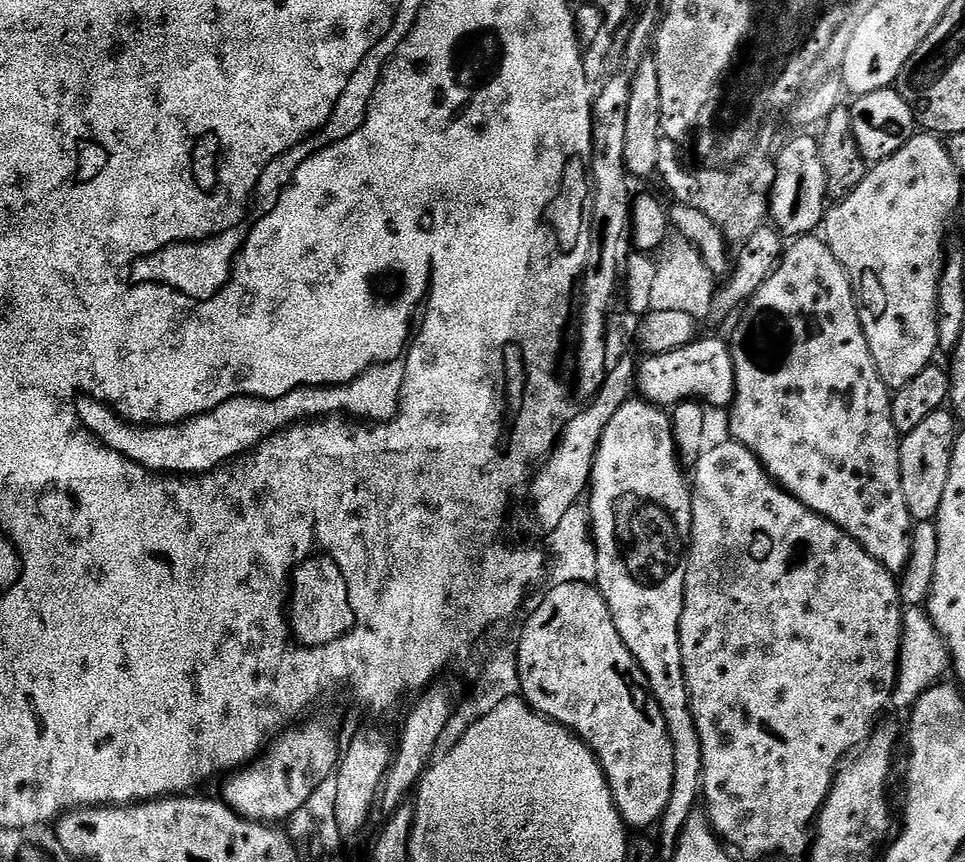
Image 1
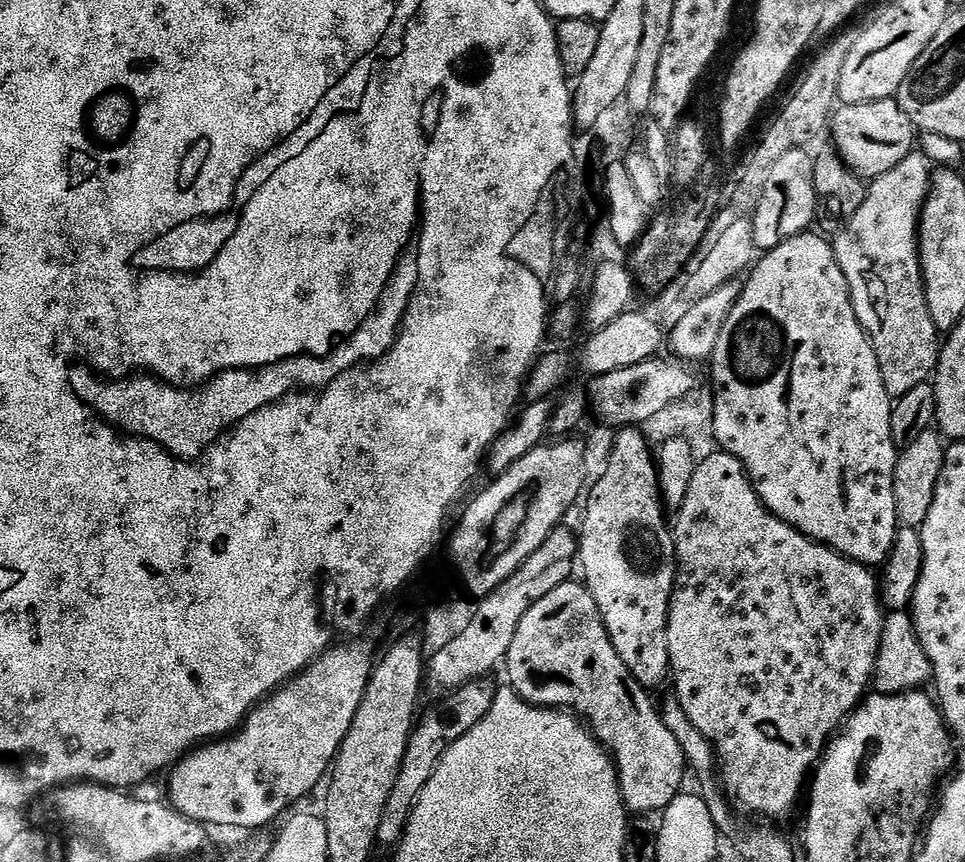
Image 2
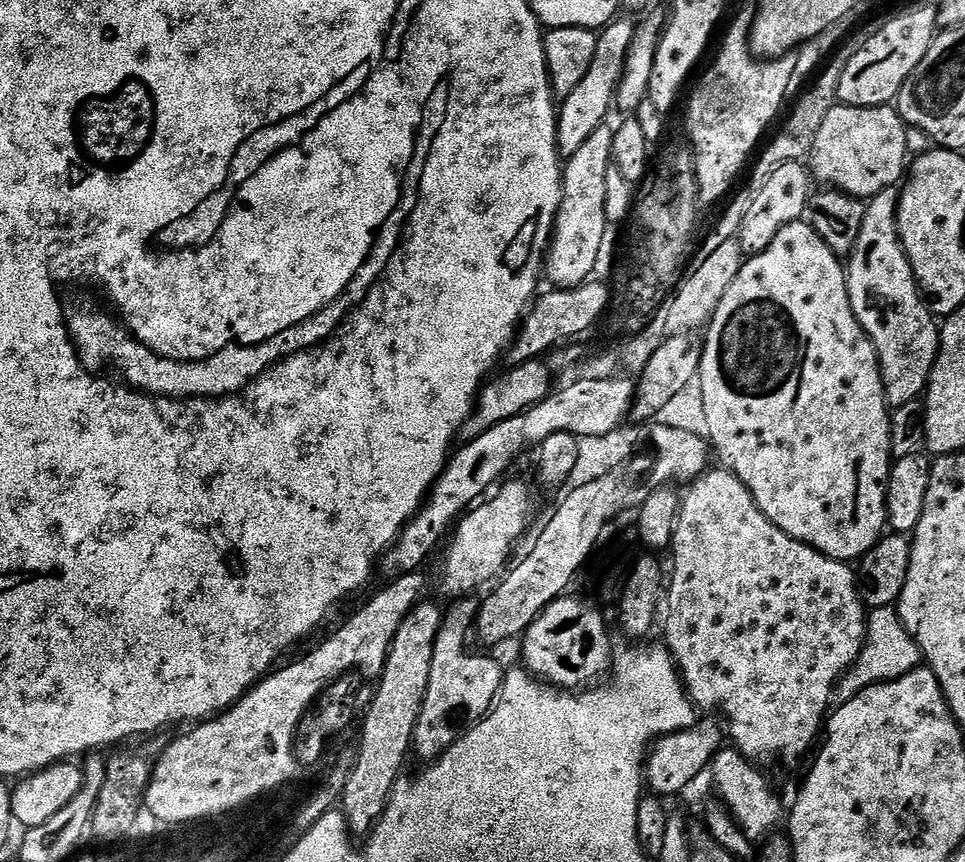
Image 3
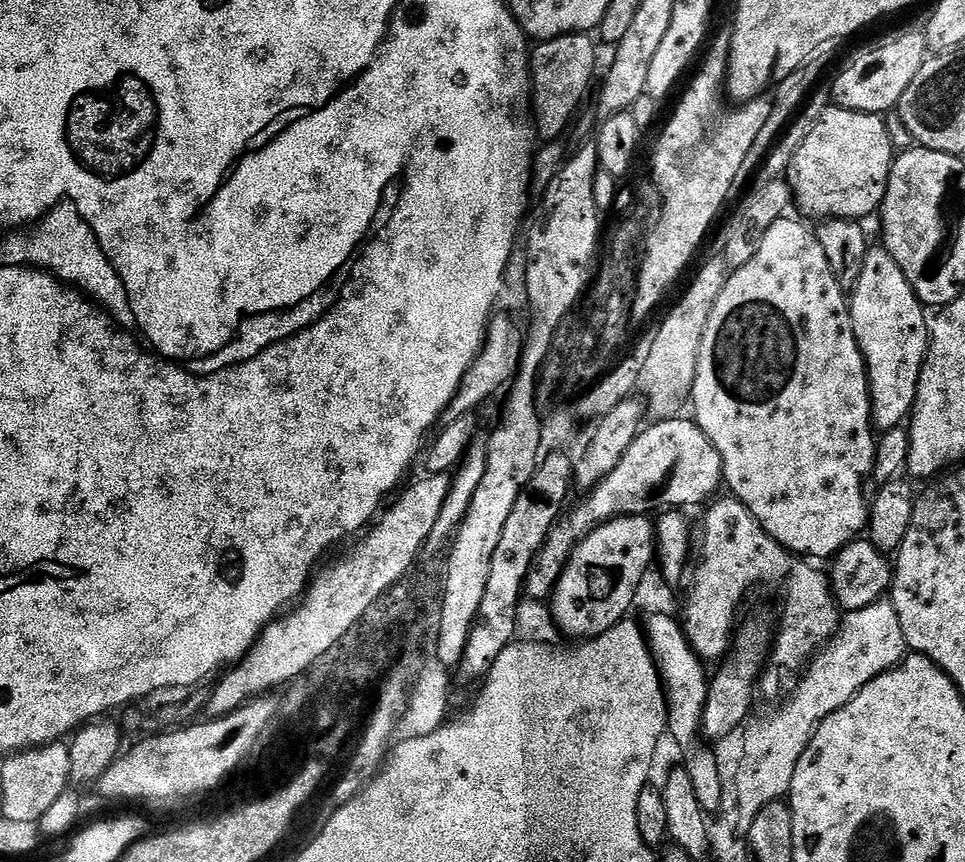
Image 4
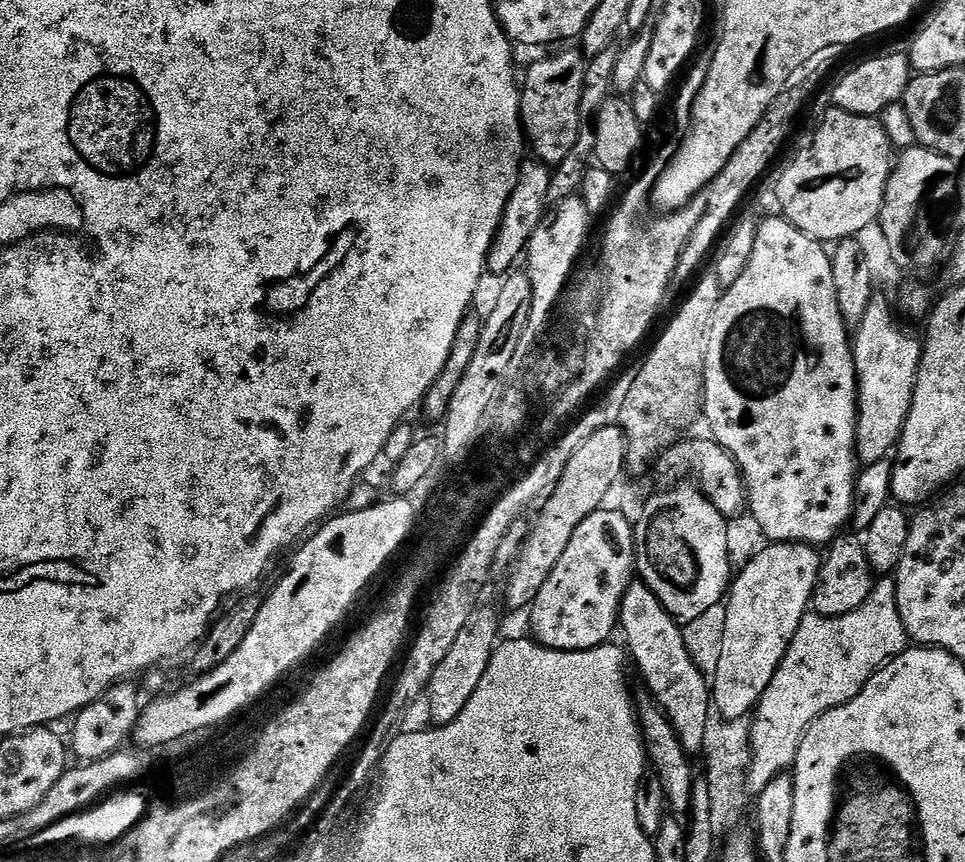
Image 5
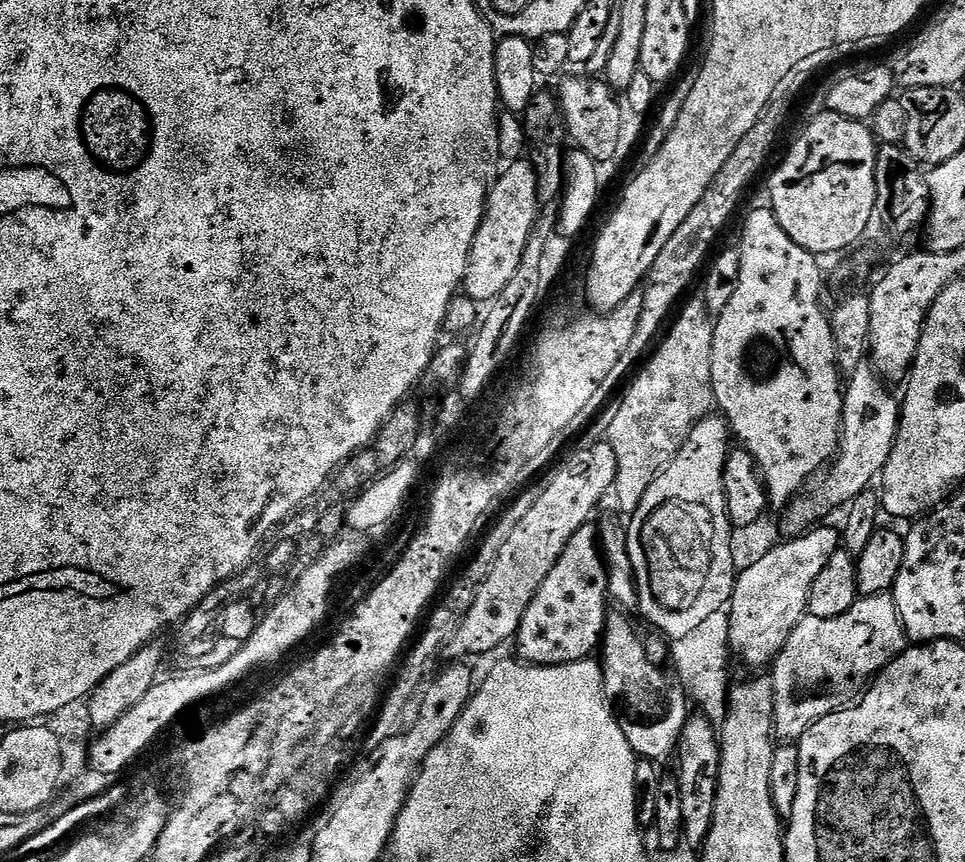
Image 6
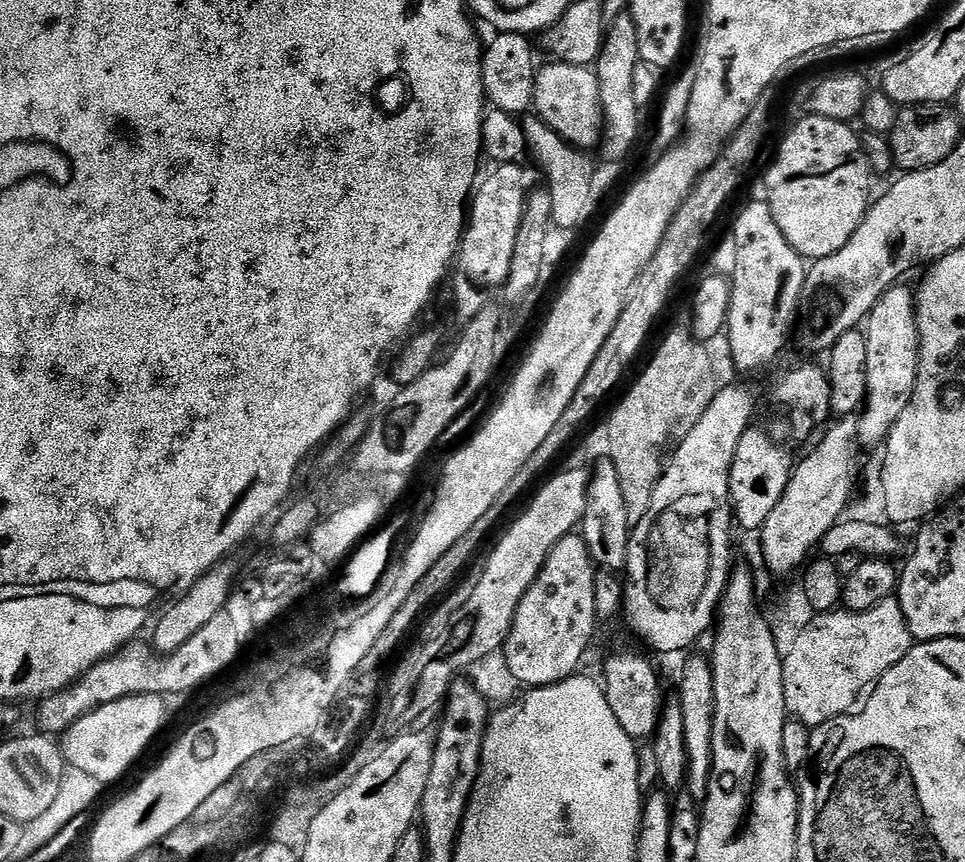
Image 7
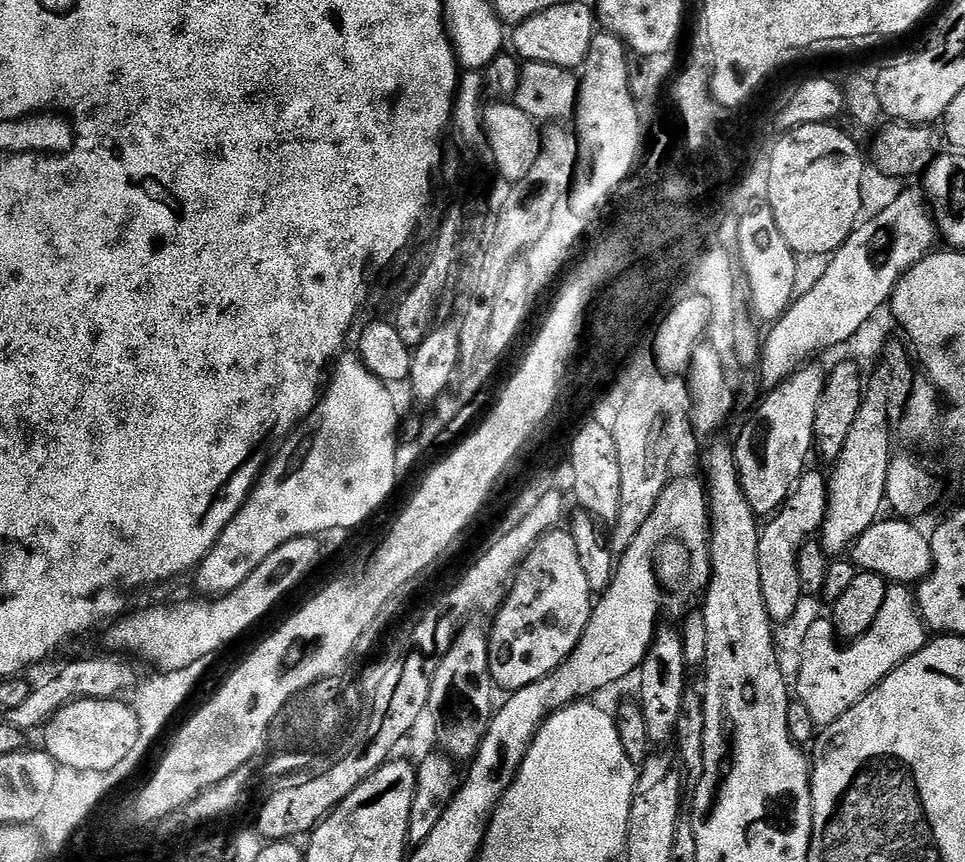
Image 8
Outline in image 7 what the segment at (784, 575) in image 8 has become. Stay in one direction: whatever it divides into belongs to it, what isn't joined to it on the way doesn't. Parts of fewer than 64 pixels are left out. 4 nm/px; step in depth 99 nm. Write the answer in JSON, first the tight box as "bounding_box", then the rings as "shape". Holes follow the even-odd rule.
{"bounding_box":[760,415,858,576],"shape":[[[855,415],[837,419],[836,425],[798,460],[782,498],[778,498],[778,506],[774,506],[770,518],[760,527],[760,552],[774,575],[784,576],[796,567],[799,569],[813,555],[812,548],[814,552],[824,535],[839,524],[839,515],[854,494],[852,482],[858,478],[856,421]]]}

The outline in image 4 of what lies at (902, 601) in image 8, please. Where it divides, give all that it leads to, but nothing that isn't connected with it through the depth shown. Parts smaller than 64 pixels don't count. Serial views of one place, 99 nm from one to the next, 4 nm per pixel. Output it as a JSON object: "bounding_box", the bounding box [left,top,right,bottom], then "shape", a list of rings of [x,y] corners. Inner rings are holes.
{"bounding_box":[732,599,906,833],"shape":[[[891,599],[879,600],[862,610],[849,612],[841,619],[836,635],[812,657],[802,678],[795,681],[797,684],[792,697],[772,717],[753,719],[743,729],[745,751],[738,772],[732,781],[732,787],[742,798],[740,816],[744,820],[743,833],[747,833],[752,828],[754,818],[765,806],[783,801],[791,793],[798,758],[802,758],[810,738],[816,733],[816,727],[830,714],[834,714],[834,710],[846,706],[846,702],[850,702],[862,690],[862,686],[866,686],[874,678],[895,668],[905,655],[906,645],[902,634],[902,622],[898,618],[898,610],[894,610]]]}

